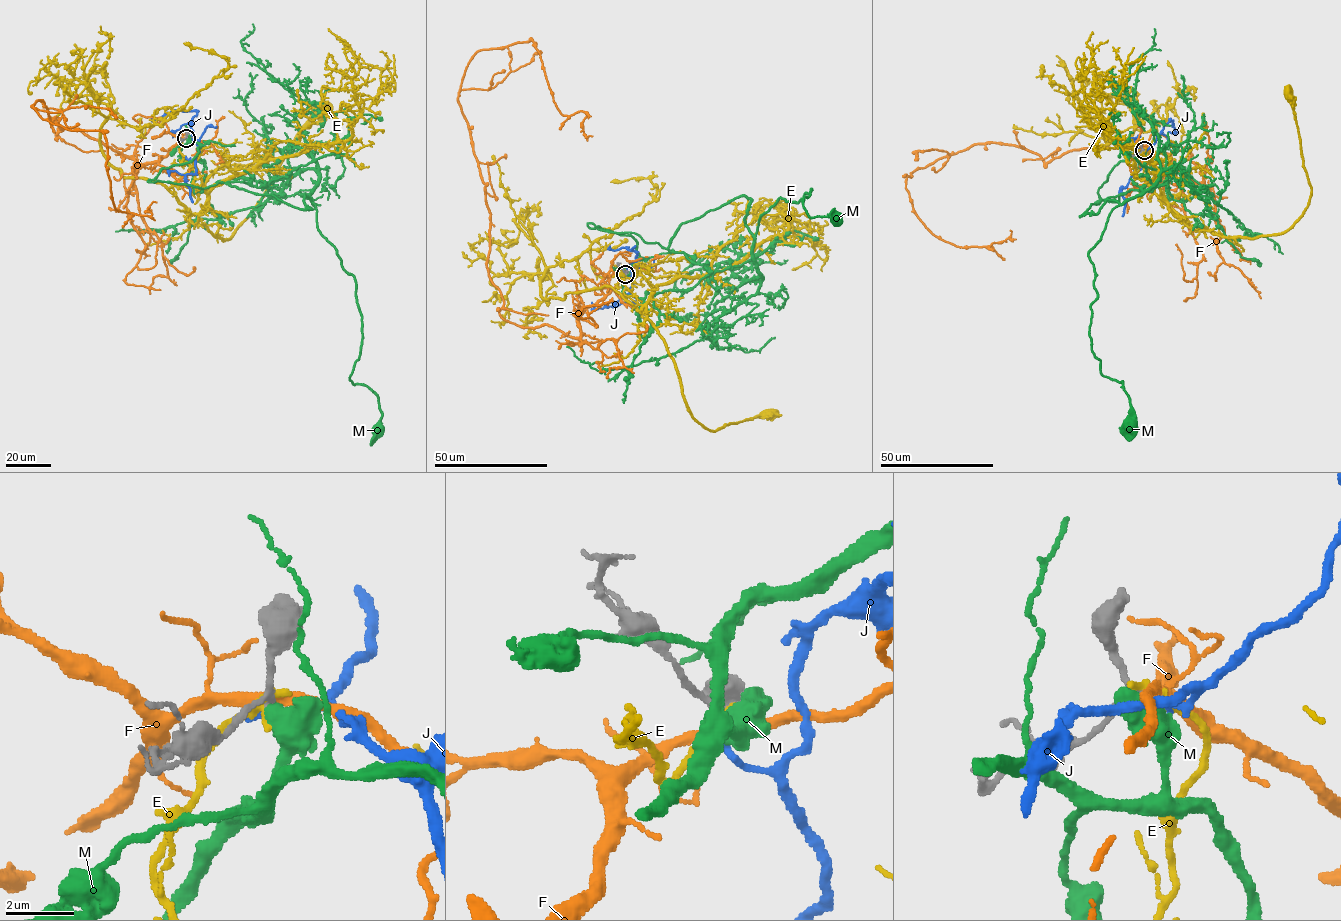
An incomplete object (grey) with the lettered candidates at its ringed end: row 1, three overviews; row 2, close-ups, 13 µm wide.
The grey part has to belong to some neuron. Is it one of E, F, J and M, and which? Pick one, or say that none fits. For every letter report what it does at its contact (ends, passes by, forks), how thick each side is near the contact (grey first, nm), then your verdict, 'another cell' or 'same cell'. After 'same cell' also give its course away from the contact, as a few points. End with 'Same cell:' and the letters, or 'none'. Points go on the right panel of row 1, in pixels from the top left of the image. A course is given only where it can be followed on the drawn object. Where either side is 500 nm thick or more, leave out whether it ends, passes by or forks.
E: it ends there; 170 nm thick on the grey side, 300 nm on the other; another cell
F: it passes by; 150 nm thick on the grey side, 320 nm on the other; another cell
J: it ends there; 140 nm thick on the grey side, 200 nm on the other; same cell; it runs (1144, 150), (1155, 142), (1163, 127), (1172, 120), (1175, 131), (1167, 132)
M: 160 nm thick on the grey side, 550 nm on the other; another cell
Same cell: J

